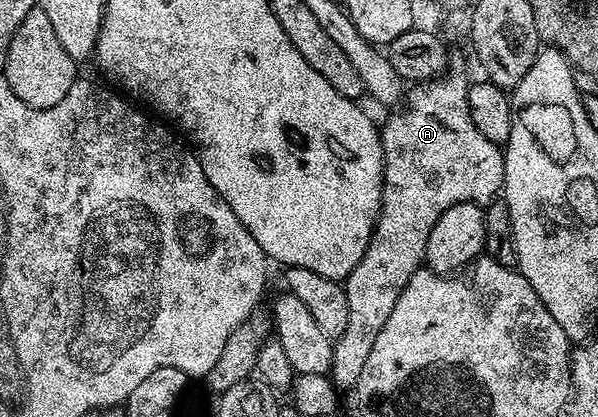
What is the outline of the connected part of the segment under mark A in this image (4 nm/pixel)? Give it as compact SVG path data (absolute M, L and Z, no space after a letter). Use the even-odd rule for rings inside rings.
M452 69L438 79L408 88L405 104L395 111L400 113L395 113L387 122L382 122L383 202L379 208L375 230L369 239L369 247L365 255L361 255L361 263L357 263L357 267L353 267L353 271L345 278L349 323L345 327L345 335L334 342L335 350L331 360L329 376L334 381L335 388L340 391L354 390L357 379L361 379L361 367L365 367L365 359L369 359L369 351L381 327L385 327L385 319L389 319L389 314L393 312L393 306L397 304L401 291L405 291L409 279L413 279L413 275L424 264L427 240L429 231L433 231L433 223L437 223L440 215L457 203L473 201L476 205L487 207L494 197L500 196L505 175L503 149L496 142L485 139L481 131L477 131L469 115L469 80L467 81L461 70L451 71Z

